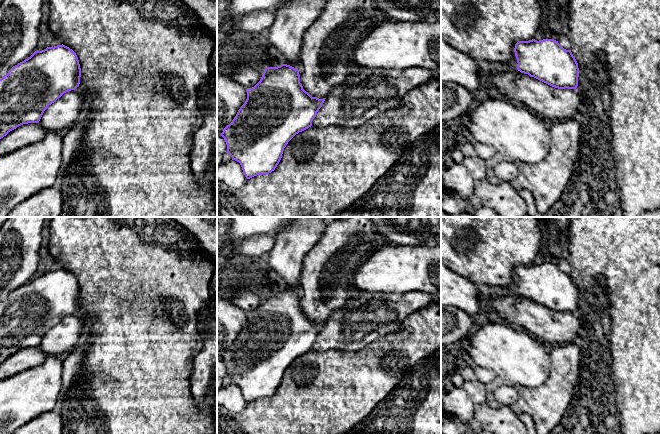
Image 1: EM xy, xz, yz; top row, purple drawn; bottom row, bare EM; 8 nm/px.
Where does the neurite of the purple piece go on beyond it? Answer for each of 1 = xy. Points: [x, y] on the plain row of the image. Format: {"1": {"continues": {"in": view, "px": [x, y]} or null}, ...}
{"1": {"continues": null}}

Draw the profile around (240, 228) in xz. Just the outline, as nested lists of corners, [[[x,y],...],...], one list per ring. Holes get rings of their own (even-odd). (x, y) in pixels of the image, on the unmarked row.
[[[233,217],[226,234],[219,240],[237,243],[250,236],[274,234],[287,217]]]

